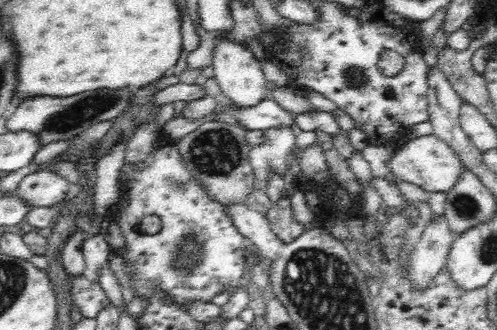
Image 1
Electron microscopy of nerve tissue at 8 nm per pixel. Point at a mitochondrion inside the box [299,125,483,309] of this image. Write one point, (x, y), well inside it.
(465, 205)

